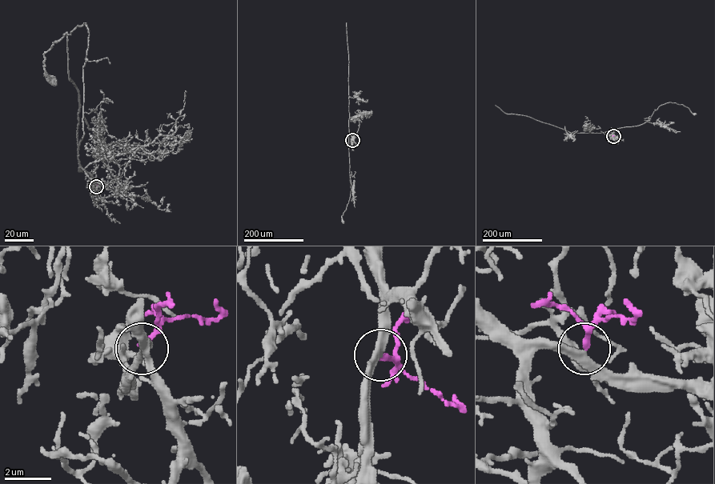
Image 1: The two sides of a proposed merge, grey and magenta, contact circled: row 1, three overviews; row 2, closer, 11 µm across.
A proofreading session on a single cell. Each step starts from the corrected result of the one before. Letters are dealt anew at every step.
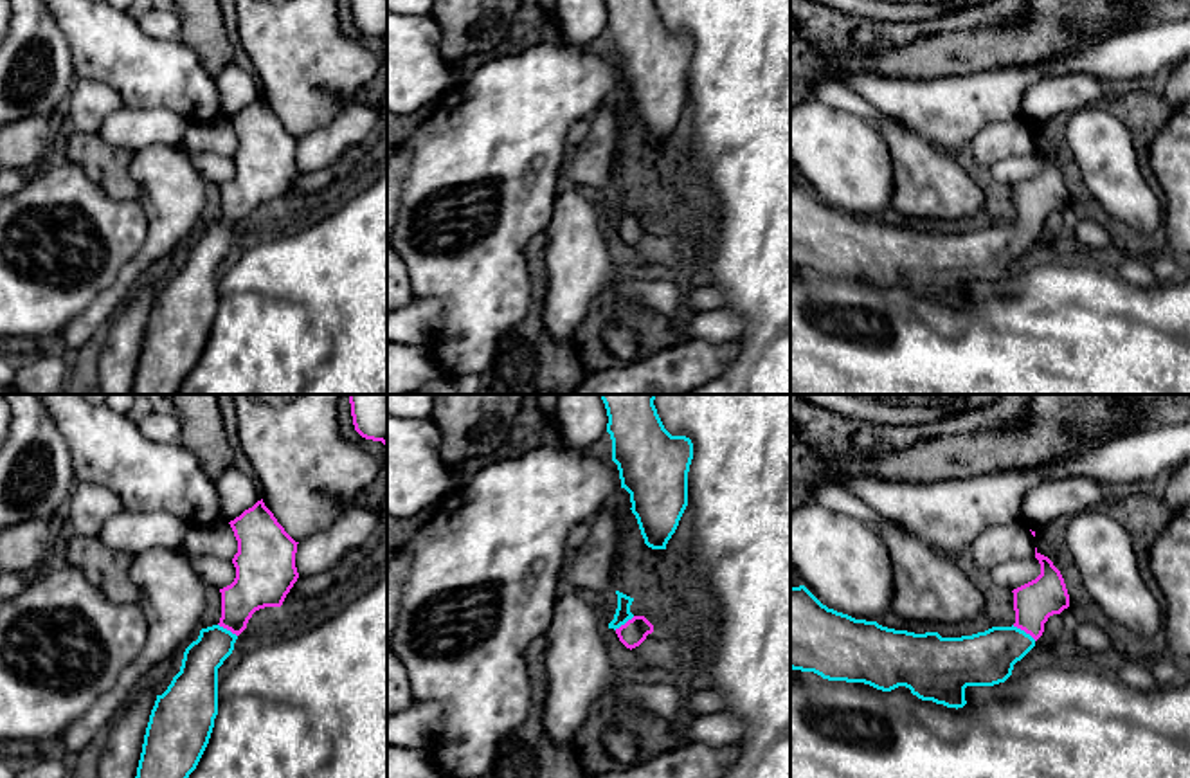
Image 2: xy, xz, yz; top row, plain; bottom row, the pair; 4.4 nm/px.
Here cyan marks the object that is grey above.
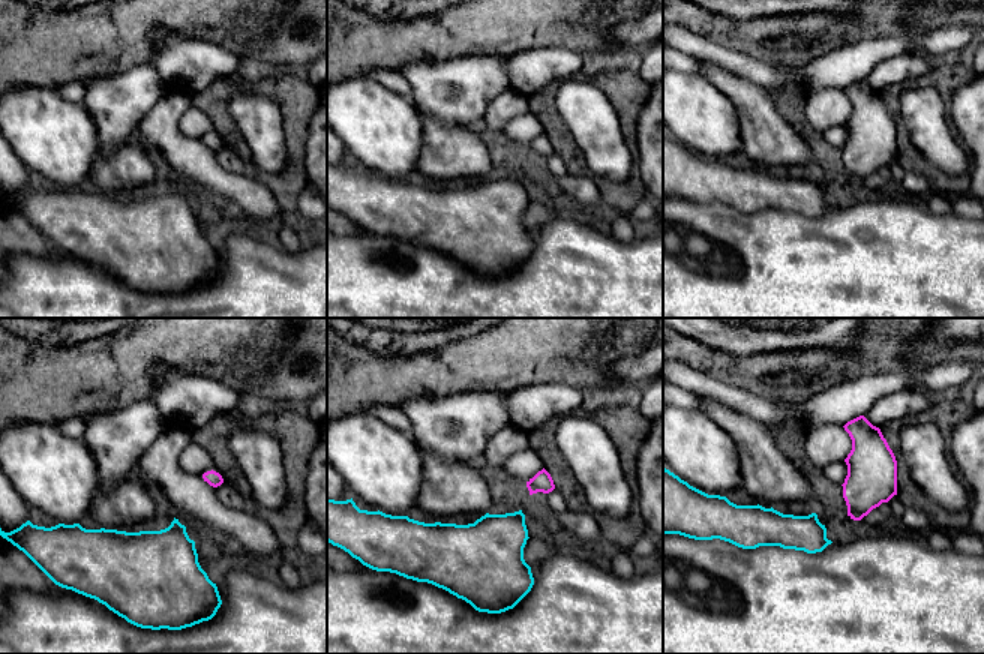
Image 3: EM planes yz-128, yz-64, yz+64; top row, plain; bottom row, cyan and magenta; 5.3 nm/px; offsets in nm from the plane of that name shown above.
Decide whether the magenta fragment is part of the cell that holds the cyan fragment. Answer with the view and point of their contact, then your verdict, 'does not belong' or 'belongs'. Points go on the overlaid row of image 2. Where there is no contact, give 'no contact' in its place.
contact yz (1023, 631); belongs

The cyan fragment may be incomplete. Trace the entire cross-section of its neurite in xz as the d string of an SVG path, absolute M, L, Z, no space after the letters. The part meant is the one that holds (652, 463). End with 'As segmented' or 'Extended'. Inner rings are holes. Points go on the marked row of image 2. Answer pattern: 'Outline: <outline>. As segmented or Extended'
Outline: M601 394L621 488L630 493L645 544L666 549L688 506L693 443L672 436L654 405L655 394Z. As segmented

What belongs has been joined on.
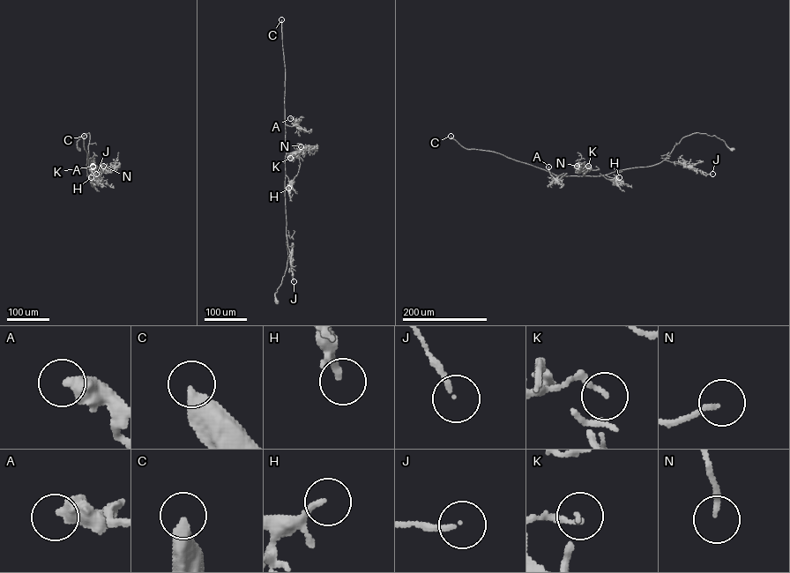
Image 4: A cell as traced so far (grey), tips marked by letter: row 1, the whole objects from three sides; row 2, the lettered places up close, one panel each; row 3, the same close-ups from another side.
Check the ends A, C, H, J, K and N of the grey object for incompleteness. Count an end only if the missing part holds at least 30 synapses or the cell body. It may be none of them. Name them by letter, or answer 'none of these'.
C, H

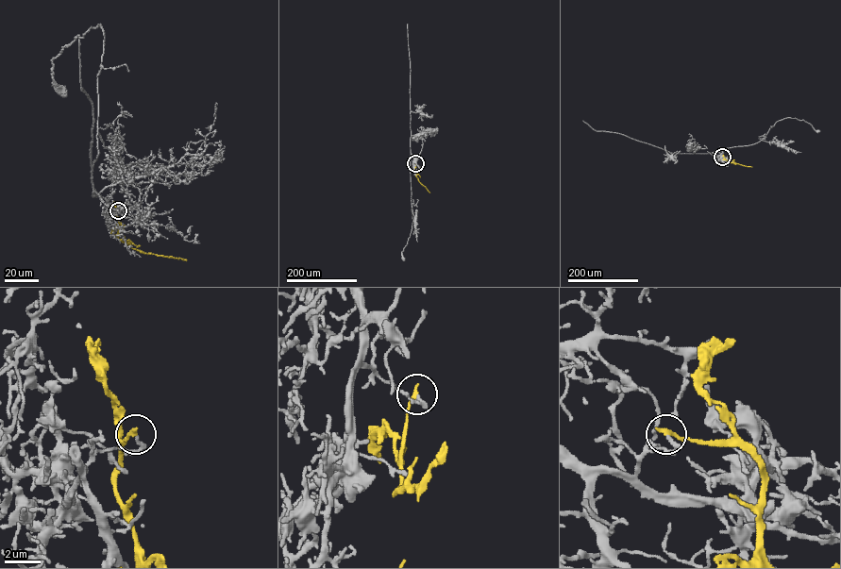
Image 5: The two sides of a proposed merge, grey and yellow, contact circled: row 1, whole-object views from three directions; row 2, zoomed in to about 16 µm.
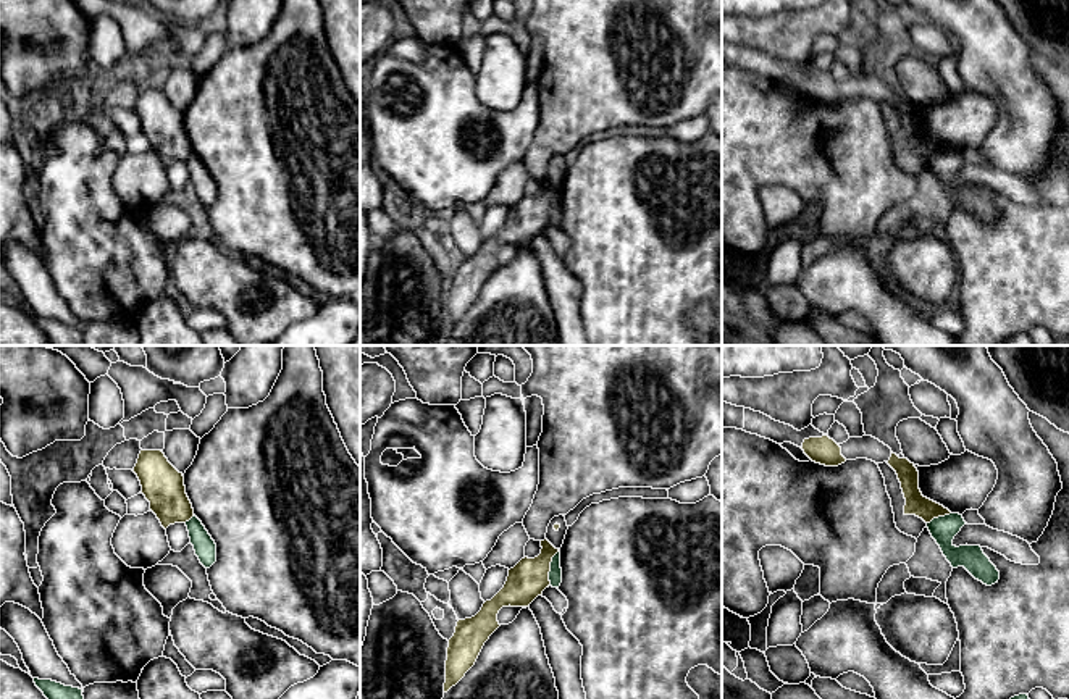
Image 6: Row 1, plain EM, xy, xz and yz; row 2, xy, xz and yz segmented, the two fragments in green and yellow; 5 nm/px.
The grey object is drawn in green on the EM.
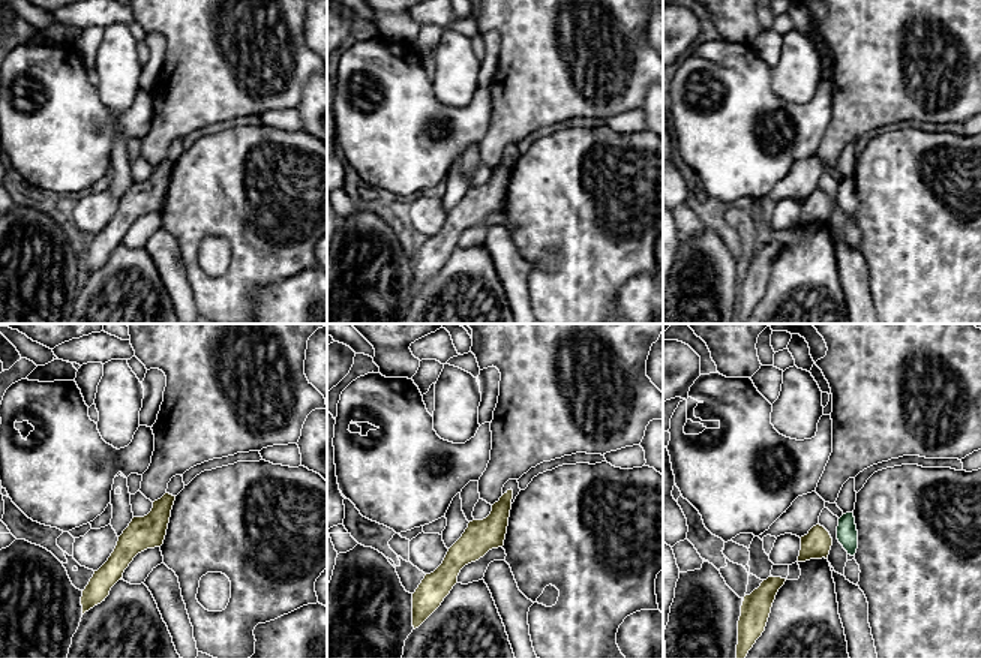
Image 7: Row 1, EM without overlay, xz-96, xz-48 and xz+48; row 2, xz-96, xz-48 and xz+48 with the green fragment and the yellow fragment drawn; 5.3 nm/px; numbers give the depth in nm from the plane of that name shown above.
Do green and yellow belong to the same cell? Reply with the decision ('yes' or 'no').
no

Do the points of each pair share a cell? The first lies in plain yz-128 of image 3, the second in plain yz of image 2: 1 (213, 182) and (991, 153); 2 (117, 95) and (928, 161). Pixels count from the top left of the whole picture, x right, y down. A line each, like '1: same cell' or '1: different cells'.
1: same cell
2: different cells

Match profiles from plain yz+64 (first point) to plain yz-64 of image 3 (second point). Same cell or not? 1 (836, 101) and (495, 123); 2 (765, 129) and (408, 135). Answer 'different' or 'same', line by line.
1: same
2: different

